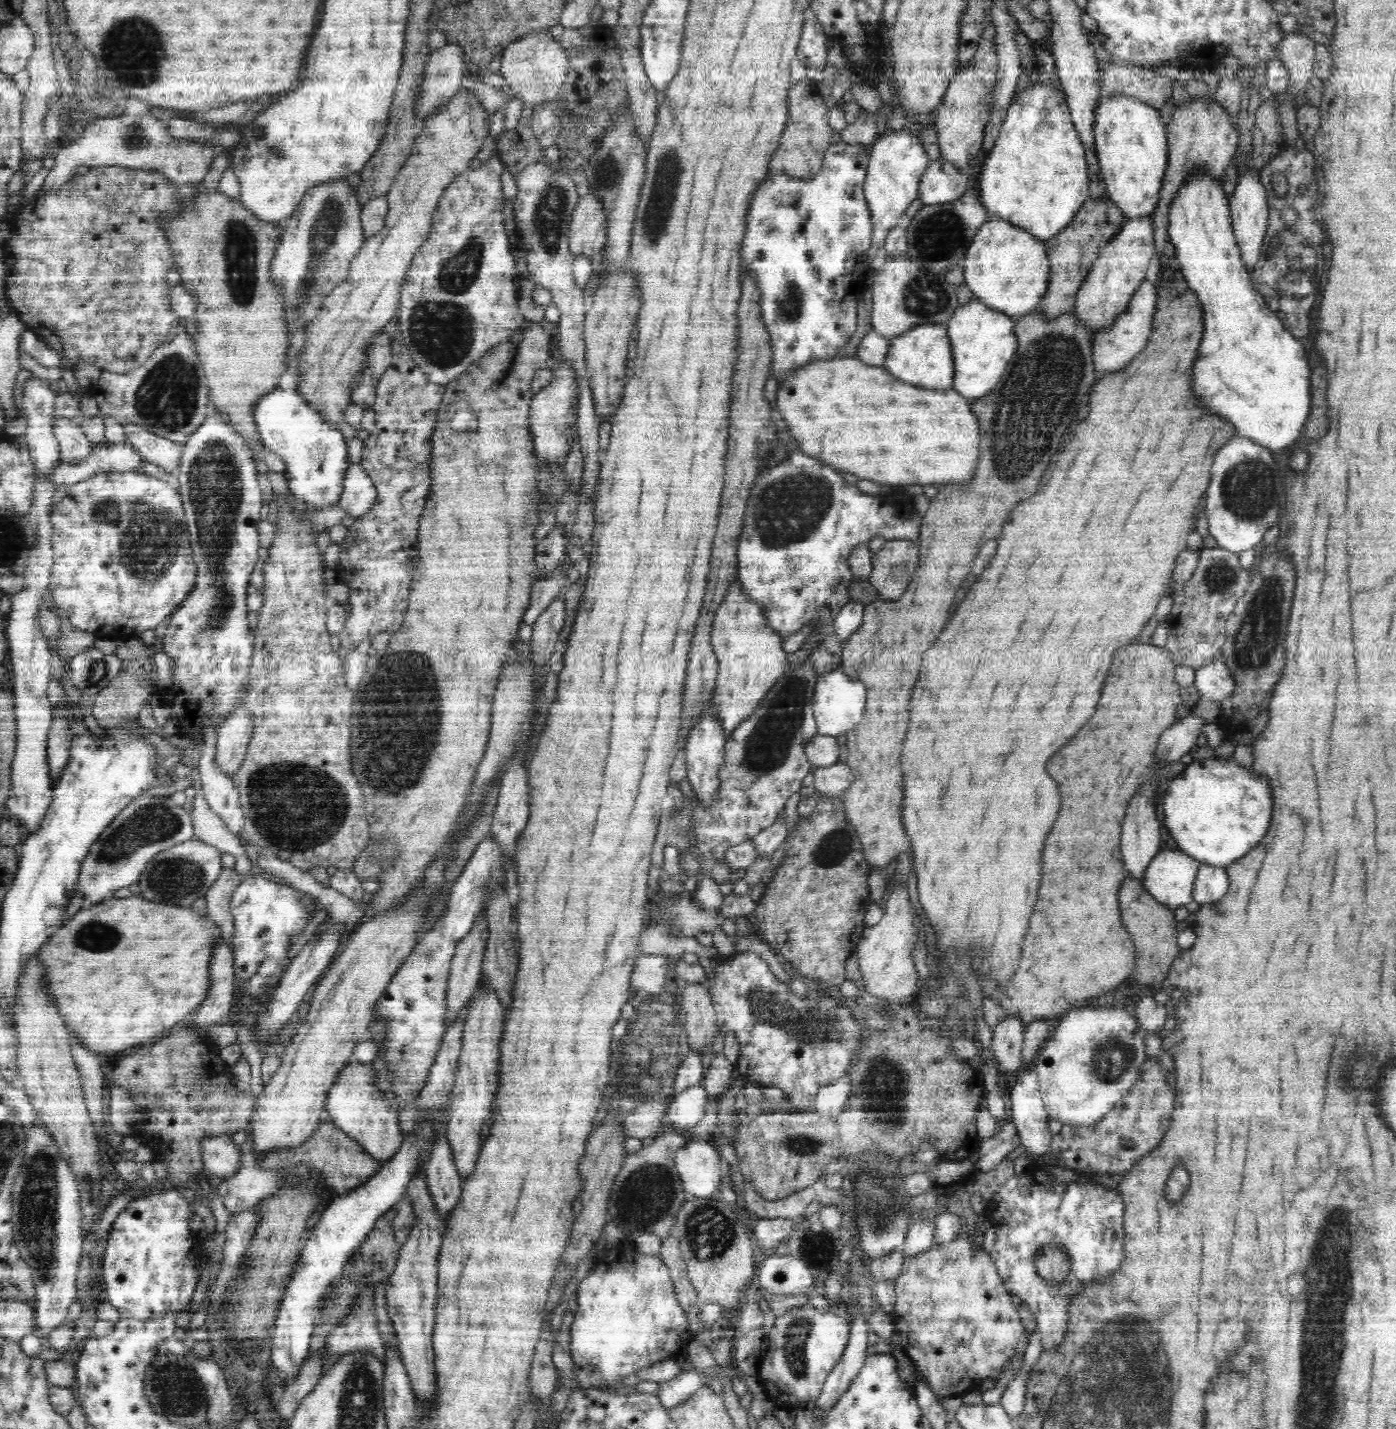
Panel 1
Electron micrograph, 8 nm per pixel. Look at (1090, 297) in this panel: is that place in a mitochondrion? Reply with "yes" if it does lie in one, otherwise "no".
no

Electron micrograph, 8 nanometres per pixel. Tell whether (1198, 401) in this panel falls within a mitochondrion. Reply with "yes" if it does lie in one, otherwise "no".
no

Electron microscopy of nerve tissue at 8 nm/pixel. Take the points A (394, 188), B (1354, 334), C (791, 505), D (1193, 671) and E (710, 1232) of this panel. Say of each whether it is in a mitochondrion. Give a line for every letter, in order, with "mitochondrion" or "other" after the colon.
A: other
B: other
C: mitochondrion
D: other
E: mitochondrion

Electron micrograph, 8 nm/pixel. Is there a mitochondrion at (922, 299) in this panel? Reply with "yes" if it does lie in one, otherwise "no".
yes

